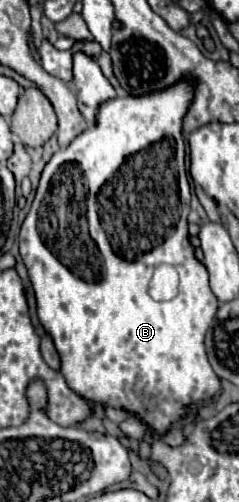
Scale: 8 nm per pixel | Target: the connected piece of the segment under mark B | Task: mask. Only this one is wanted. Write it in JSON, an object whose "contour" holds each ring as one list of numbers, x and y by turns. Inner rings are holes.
{"contour":[[181,82,175,84,173,88,167,88,165,92,153,92,153,96,139,96,139,98,117,96,103,102,97,110,95,124,89,126,85,132,81,132,67,148,55,152,53,158,43,168,35,200,19,232,19,250,33,284,39,322,55,342,55,348,61,358,61,372,67,378,69,386,85,400,99,402,103,406,113,406,113,408,127,408,157,432,165,432,171,422,185,416,185,408,191,402,209,400,219,390,219,378,211,370,205,352,205,334,209,324,213,322,219,302,209,290,207,270,201,262,197,262,187,234,191,192,185,176,187,172,185,172,185,146,181,134,181,120,191,104,191,98,193,98,193,82],[69,162,73,162,81,170,81,176,87,184,87,198,69,198]]}

